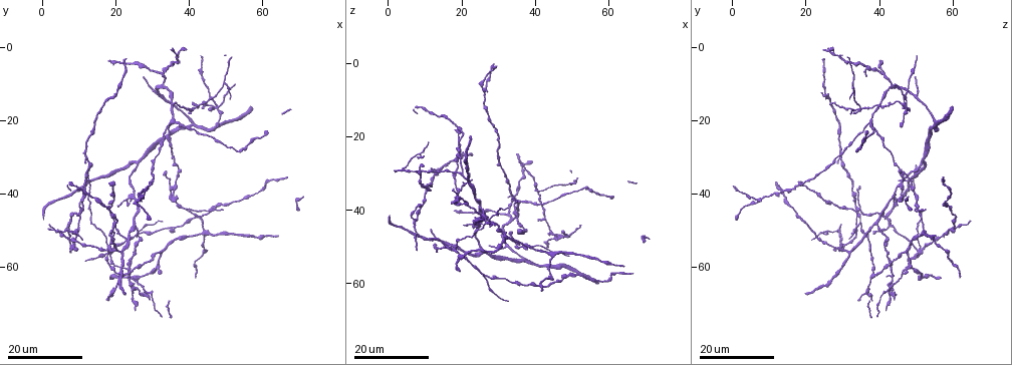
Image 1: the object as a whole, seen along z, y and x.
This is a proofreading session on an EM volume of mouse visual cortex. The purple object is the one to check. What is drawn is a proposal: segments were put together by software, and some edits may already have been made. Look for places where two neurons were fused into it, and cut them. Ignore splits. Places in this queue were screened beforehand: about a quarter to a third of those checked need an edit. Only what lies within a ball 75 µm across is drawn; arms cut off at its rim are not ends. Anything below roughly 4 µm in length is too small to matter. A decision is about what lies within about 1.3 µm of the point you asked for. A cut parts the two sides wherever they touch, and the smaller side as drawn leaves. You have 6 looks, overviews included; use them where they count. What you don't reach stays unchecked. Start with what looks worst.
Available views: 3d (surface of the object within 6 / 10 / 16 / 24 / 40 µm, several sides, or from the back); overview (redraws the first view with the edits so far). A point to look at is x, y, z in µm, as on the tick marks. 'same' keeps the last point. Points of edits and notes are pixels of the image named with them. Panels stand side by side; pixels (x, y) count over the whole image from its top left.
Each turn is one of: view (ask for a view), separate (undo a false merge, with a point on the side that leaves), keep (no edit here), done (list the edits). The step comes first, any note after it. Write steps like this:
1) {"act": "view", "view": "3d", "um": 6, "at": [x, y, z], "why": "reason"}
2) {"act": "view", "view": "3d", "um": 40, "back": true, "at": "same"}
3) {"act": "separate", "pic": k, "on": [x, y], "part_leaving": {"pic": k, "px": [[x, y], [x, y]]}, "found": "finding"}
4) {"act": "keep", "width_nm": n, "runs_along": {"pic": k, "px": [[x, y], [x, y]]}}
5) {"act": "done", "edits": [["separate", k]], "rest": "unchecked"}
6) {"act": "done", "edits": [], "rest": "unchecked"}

{"act": "view", "view": "3d", "um": 24, "at": [39.0, 44.5, 50.0], "why": "branch point"}

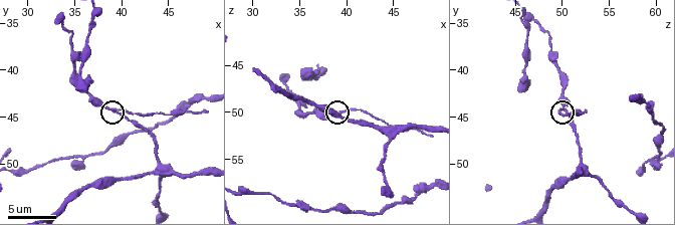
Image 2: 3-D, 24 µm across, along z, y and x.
{"act": "view", "view": "3d", "um": 6, "at": [39.0, 44.4, 50.2]}

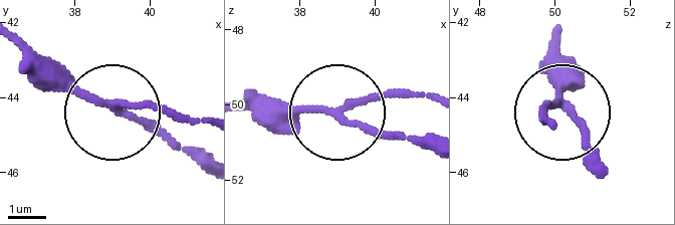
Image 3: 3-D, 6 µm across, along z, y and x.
{"act": "separate", "pic": 3, "on": [169, 110], "side_arm_um": 12, "part_leaving": {"pic": 3, "px": [[117, 98], [200, 118]]}, "found": "a second neuron is stuck on"}

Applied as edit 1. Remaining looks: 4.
{"act": "view", "view": "3d", "um": 24, "at": [47.0, 16.0, 47.5], "why": "looks like a crossing"}

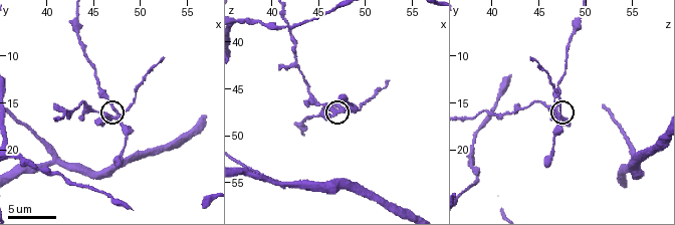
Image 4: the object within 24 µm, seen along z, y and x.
{"act": "view", "view": "3d", "um": 6, "at": [47.8, 16.0, 47.2]}

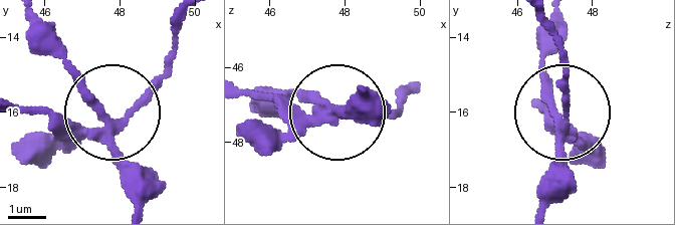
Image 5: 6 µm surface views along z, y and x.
{"act": "separate", "pic": 5, "on": [50, 129], "width_nm": 250, "part_leaving": {"pic": 5, "px": [[106, 127], [71, 127], [23, 107]]}, "found": "two neurons meet here"}

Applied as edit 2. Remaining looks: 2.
{"act": "view", "view": "3d", "um": 16, "at": [31.5, 13.0, 49.0], "why": "three-way junction"}

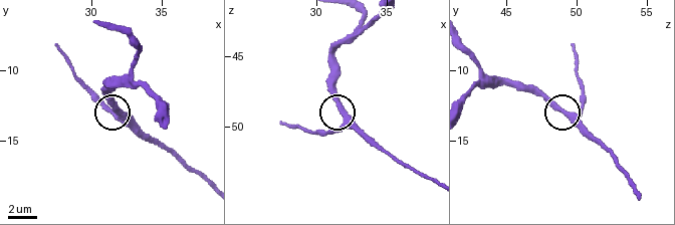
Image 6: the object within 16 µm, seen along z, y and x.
{"act": "view", "view": "3d", "um": 6, "at": [32.2, 13.4, 49.8], "why": "closer look"}

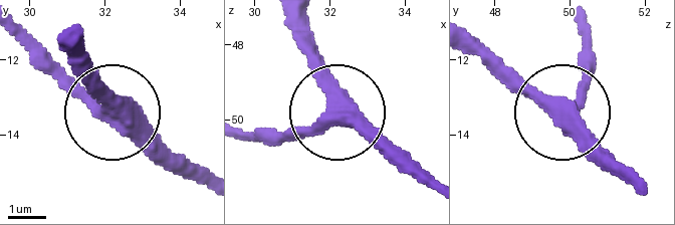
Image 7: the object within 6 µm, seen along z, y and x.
{"act": "keep", "runs_along": {"pic": 7, "px": [[430, 187], [334, 120], [270, 142]]}, "found": "continuous, no second neuron"}

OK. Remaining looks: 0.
{"act": "done", "edits": [["separate", 3], ["separate", 5]], "rest": "unchecked"}

